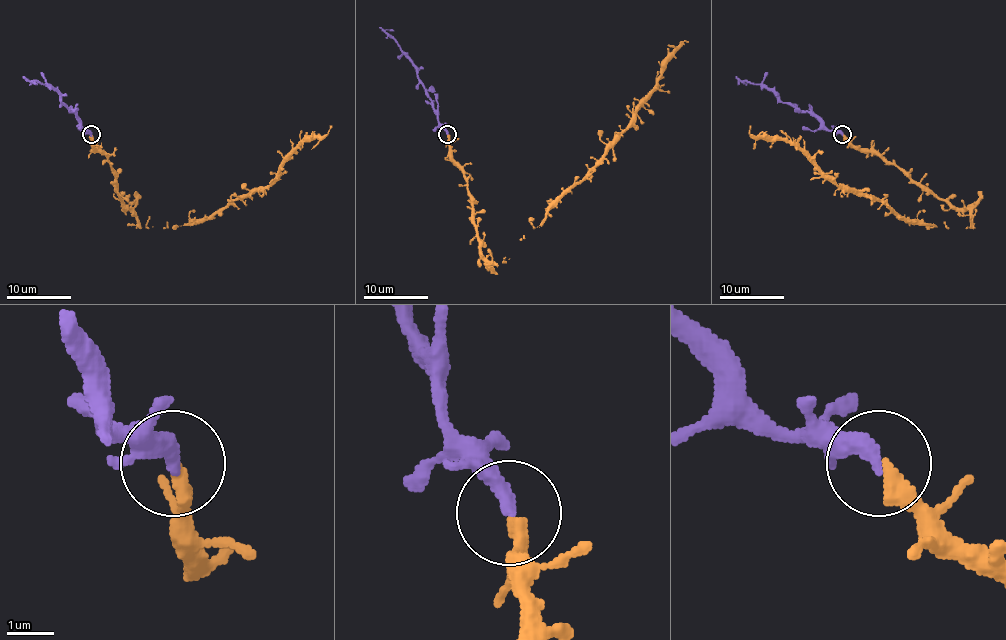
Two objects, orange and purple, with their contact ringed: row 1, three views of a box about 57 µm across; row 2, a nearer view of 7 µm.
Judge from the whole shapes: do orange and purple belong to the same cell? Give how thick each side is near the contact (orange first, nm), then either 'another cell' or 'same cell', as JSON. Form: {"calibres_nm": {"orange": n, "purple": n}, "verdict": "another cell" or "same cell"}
{"calibres_nm": {"orange": 360, "purple": 360}, "verdict": "same cell"}

